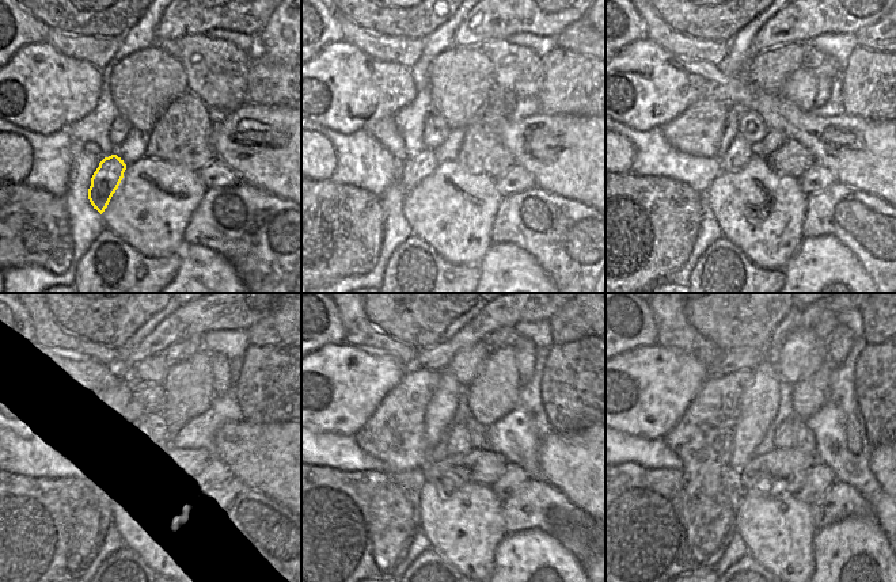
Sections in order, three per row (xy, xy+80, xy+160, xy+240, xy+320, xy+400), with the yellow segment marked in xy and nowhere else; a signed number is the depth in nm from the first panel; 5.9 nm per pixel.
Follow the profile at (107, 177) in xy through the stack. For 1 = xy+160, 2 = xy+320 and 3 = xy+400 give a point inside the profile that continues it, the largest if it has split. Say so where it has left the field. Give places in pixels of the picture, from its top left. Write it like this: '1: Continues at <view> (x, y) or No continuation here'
1: Continues at xy+160 (739, 153)
2: Continues at xy+320 (462, 438)
3: Continues at xy+400 (785, 436).

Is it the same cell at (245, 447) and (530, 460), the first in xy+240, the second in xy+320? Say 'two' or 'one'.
two

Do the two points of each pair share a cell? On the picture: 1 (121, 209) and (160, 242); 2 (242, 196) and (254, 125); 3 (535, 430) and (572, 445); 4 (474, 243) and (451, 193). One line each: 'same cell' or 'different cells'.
1: same cell
2: different cells
3: different cells
4: same cell

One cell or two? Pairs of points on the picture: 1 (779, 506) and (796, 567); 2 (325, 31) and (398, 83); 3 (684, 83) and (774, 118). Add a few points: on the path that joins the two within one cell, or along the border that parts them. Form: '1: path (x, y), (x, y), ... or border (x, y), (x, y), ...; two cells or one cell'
1: path (779, 521), (779, 536), (788, 552); one cell
2: border (342, 40), (329, 44), (315, 57); two cells
3: path (706, 83), (731, 91), (743, 91), (752, 98); one cell

